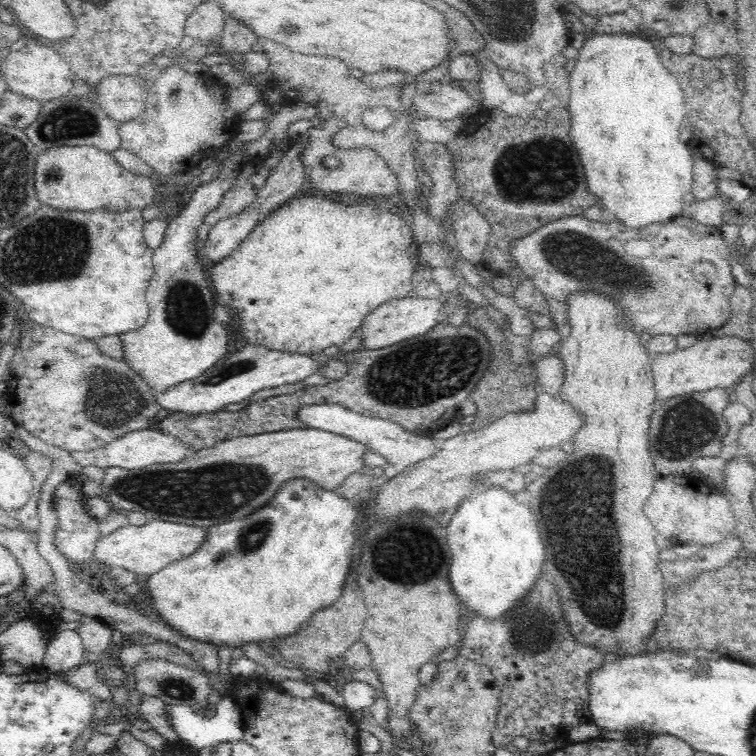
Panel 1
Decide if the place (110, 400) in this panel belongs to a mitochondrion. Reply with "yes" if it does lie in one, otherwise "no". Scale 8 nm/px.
yes

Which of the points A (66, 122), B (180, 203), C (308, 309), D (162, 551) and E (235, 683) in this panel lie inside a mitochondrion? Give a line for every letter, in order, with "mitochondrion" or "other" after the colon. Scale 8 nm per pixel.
A: mitochondrion
B: other
C: other
D: other
E: other

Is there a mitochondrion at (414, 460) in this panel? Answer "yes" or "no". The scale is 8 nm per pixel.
no

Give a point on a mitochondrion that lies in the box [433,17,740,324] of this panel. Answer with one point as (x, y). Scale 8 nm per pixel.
(576, 254)

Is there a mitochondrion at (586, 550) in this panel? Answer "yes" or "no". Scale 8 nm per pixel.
yes

